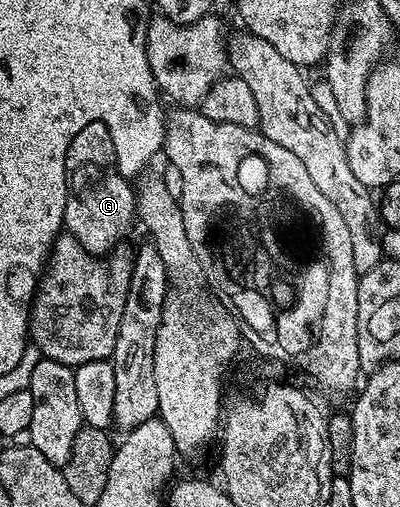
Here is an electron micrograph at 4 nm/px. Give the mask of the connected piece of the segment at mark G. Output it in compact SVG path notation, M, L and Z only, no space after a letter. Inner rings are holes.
M103 120L88 122L88 126L84 126L76 138L72 138L72 146L68 146L66 155L66 174L69 195L66 197L65 231L78 239L91 256L102 258L113 253L110 251L125 238L130 223L135 223L136 192L131 181L122 175L119 145L112 129Z

